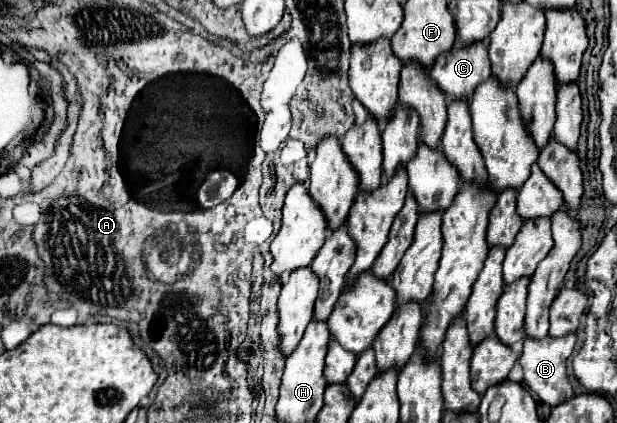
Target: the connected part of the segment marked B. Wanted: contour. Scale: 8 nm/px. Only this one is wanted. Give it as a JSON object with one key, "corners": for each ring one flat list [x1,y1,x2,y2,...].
{"corners":[[576,332,566,334,562,338,548,336,542,340,536,340,536,338,524,340,524,348,520,356,520,366,524,370,524,382,534,394,540,396,542,402,550,406,558,406,560,402,566,402,574,394,572,384,568,380,568,372,566,372,566,360,574,352,574,344,576,344]]}

